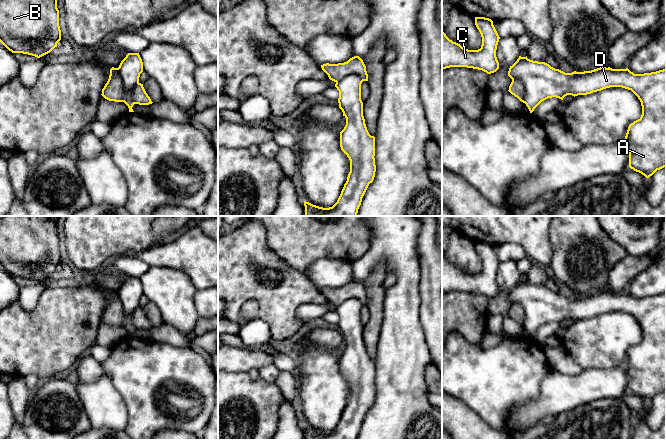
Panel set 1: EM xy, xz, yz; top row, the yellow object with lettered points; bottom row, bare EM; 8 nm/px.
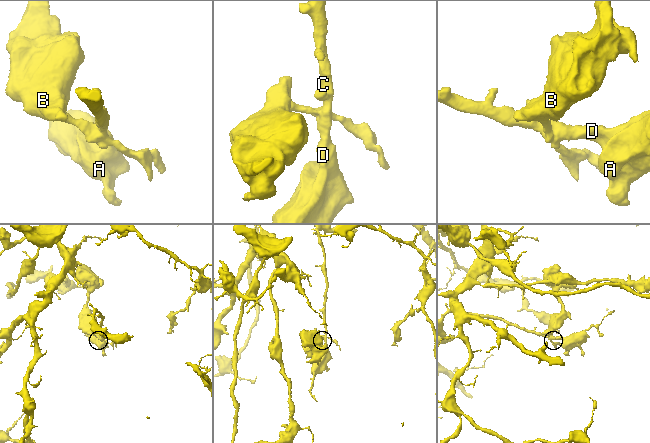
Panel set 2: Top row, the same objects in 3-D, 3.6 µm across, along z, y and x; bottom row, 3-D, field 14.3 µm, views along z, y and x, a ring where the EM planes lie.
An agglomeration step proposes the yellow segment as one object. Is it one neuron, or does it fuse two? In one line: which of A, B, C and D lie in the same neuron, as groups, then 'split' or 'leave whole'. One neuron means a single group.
A C D / B; split

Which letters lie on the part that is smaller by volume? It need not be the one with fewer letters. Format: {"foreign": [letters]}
{"foreign": ["B"]}

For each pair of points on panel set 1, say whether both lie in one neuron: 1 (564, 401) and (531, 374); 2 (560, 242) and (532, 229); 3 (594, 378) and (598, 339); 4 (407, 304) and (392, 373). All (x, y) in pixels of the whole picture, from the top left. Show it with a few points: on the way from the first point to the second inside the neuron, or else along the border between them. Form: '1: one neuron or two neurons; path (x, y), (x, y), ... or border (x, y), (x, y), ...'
1: two neurons; border (553, 369), (543, 379), (539, 395), (528, 402)
2: two neurons; border (548, 226), (552, 260)
3: two neurons; border (618, 365), (612, 368), (583, 369)
4: one neuron; path (401, 321), (401, 356)

